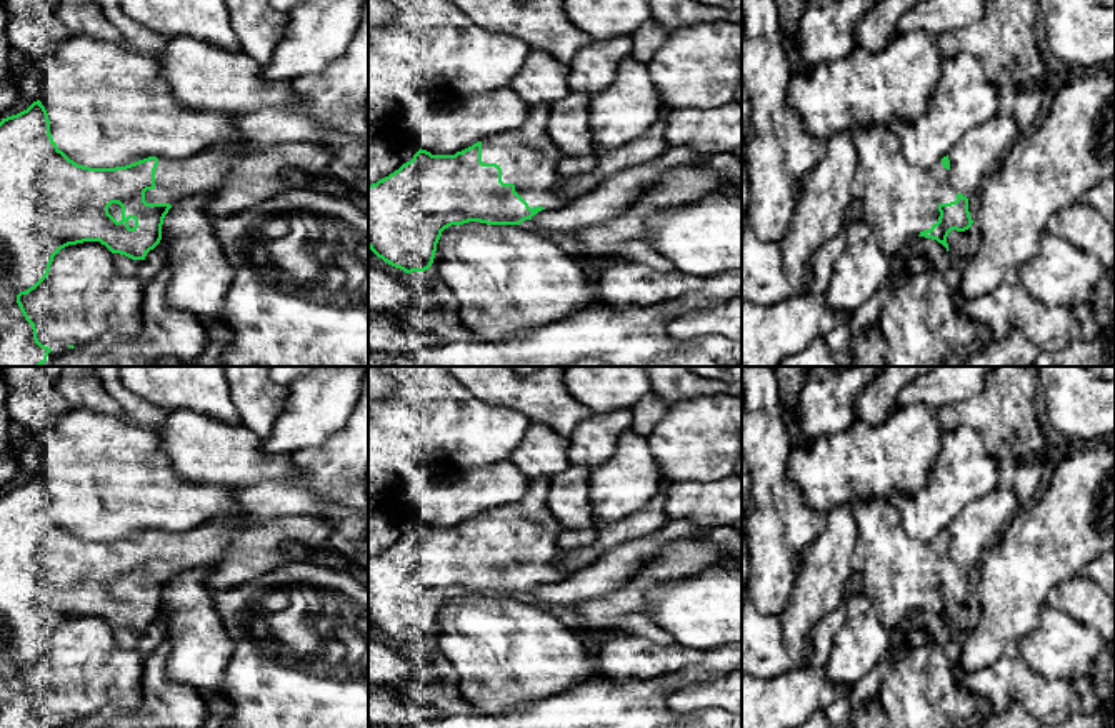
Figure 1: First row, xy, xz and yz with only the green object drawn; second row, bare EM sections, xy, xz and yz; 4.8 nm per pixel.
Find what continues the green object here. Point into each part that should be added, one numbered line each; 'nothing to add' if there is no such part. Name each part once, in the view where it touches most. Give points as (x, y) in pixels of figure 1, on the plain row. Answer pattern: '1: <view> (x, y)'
1: xz (529, 532)

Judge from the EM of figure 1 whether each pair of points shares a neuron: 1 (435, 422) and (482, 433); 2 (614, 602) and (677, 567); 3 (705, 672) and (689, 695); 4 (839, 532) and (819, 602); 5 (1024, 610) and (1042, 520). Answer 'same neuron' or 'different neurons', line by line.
1: same neuron
2: same neuron
3: different neurons
4: same neuron
5: same neuron

